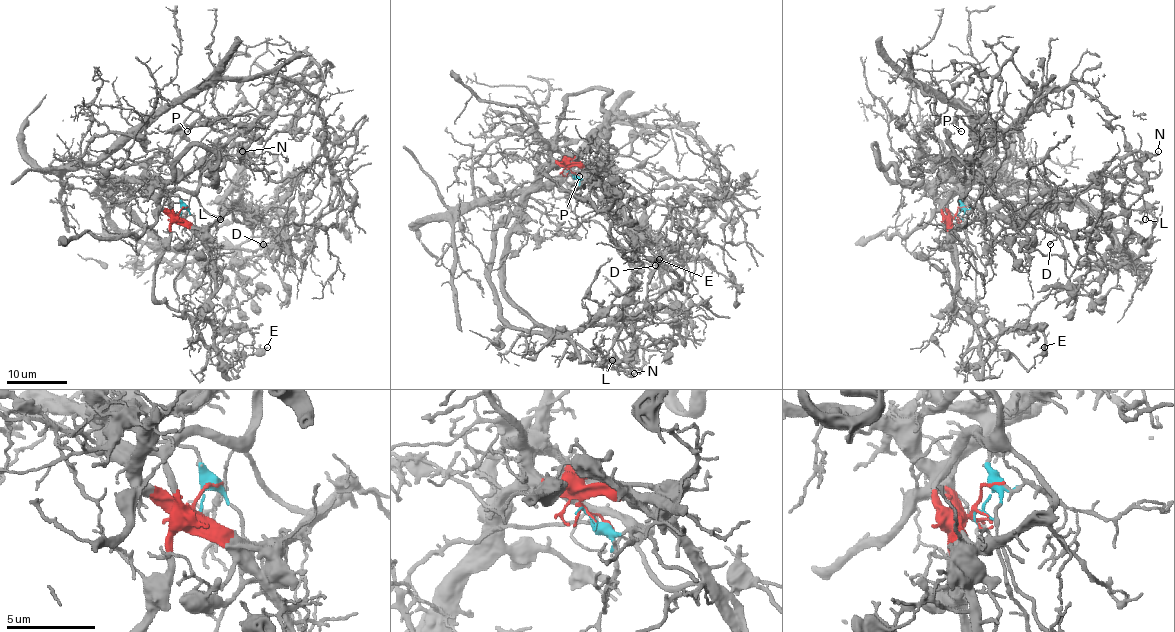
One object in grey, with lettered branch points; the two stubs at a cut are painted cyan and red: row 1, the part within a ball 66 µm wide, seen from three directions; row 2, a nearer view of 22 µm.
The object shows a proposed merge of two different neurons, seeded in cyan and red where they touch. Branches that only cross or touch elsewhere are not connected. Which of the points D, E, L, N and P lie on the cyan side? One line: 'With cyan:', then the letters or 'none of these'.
With cyan: P

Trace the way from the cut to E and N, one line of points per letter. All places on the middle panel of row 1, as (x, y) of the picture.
E: (571, 171), (574, 165), (607, 171), (601, 170), (591, 188), (591, 202), (613, 221), (627, 243), (659, 259)
N: (571, 171), (574, 165), (591, 170), (627, 226), (632, 249), (627, 313), (642, 349), (642, 365), (633, 372)

